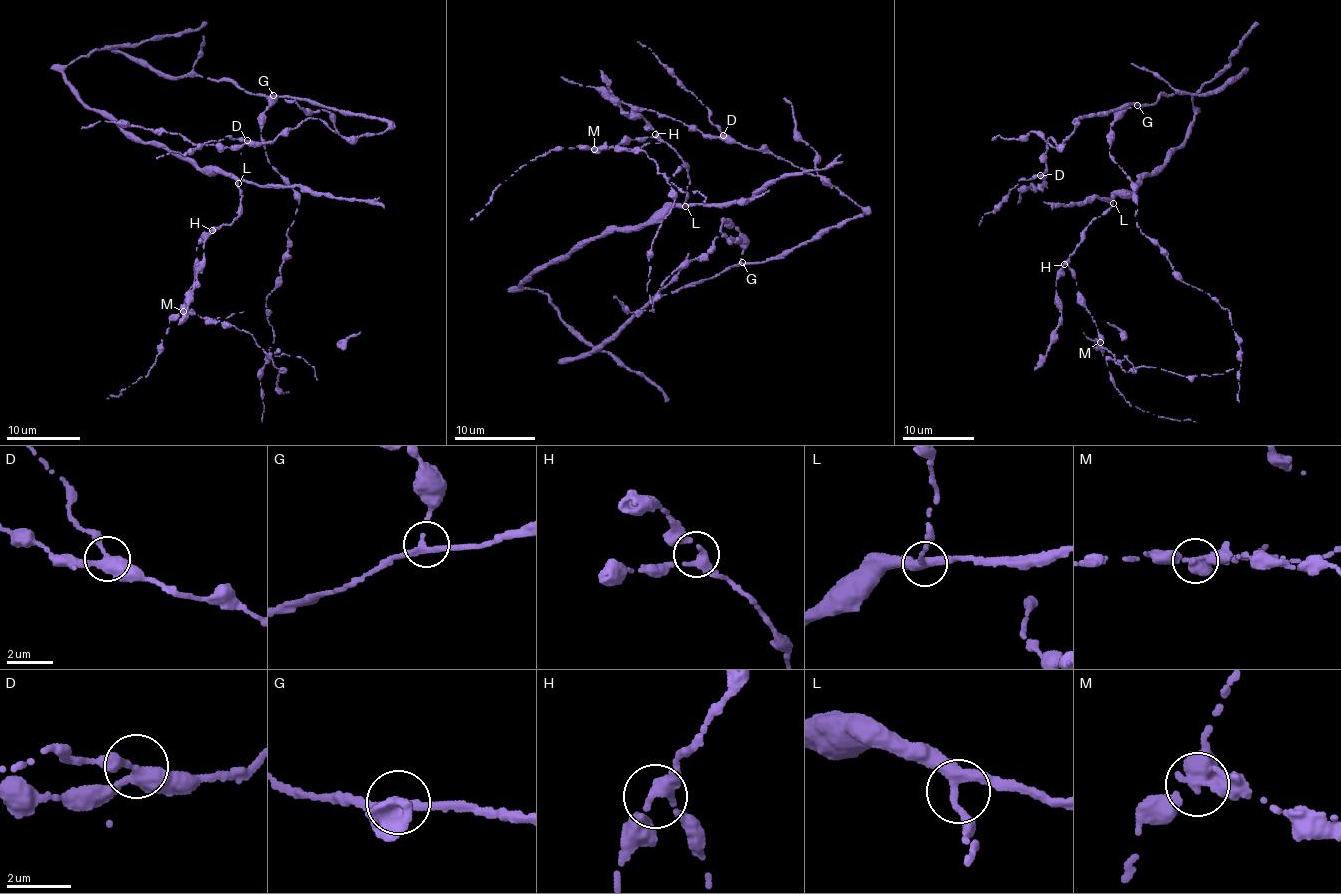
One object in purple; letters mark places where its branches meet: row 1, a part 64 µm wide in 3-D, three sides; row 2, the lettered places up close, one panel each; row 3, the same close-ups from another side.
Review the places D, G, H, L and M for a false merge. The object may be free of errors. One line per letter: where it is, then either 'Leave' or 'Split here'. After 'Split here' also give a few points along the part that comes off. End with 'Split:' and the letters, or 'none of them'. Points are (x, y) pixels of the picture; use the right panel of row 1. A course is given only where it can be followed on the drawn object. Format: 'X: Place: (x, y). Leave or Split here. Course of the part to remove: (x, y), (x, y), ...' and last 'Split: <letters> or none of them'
D: Place: (1040, 175). Leave
G: Place: (1137, 105). Leave
H: Place: (1064, 264). Leave
L: Place: (1113, 203). Leave
M: Place: (1100, 342). Split here. Course of the part to remove: (1099, 342), (1094, 343), (1104, 347), (1122, 370), (1128, 372), (1143, 366), (1183, 376), (1214, 375), (1233, 369)
Split: M

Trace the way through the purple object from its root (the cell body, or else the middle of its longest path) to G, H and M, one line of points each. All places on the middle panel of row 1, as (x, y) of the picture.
G: (562, 320), (593, 347), (589, 353), (598, 352), (636, 314), (660, 296), (681, 287), (695, 286), (742, 262)
H: (562, 320), (543, 292), (518, 284), (591, 238), (684, 206), (688, 171), (655, 134)
M: (562, 320), (543, 292), (518, 284), (591, 238), (684, 206), (690, 181), (683, 160), (657, 138), (595, 148)

